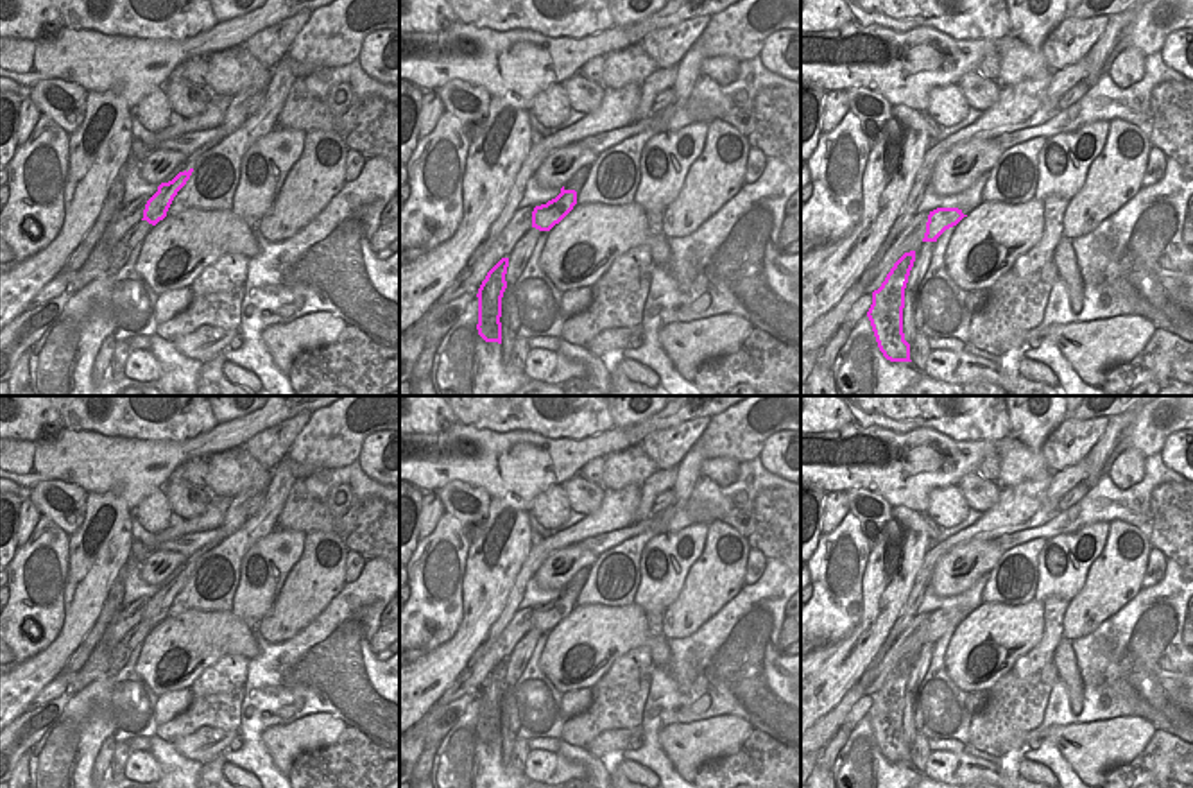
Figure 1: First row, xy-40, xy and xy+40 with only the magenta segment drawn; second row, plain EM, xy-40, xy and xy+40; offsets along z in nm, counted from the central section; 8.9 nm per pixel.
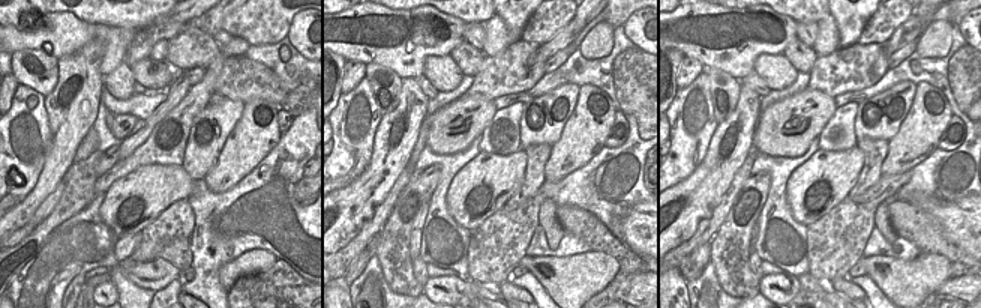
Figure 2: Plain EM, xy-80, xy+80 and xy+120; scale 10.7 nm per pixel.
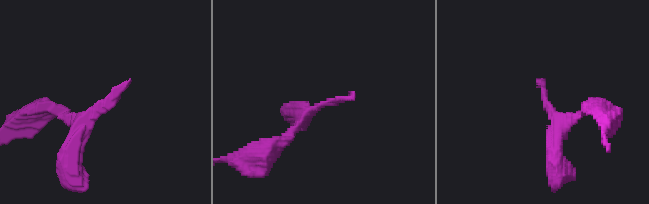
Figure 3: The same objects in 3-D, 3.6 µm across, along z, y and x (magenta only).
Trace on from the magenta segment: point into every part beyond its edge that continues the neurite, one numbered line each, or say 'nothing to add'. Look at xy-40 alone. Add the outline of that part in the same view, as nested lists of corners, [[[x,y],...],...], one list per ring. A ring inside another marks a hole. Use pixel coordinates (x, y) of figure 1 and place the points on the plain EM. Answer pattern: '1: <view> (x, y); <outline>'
1: xy-40 (235, 514); [[[245,489],[242,491],[238,496],[231,498],[231,503],[224,514],[224,521],[219,528],[215,528],[219,532],[219,539],[206,544],[204,548],[201,548],[199,552],[195,552],[188,561],[186,561],[186,568],[181,573],[188,573],[190,570],[195,570],[197,561],[208,553],[211,548],[215,548],[220,541],[227,539],[229,535],[233,535],[247,519],[245,514],[245,501],[256,494],[262,494],[258,489]]]

